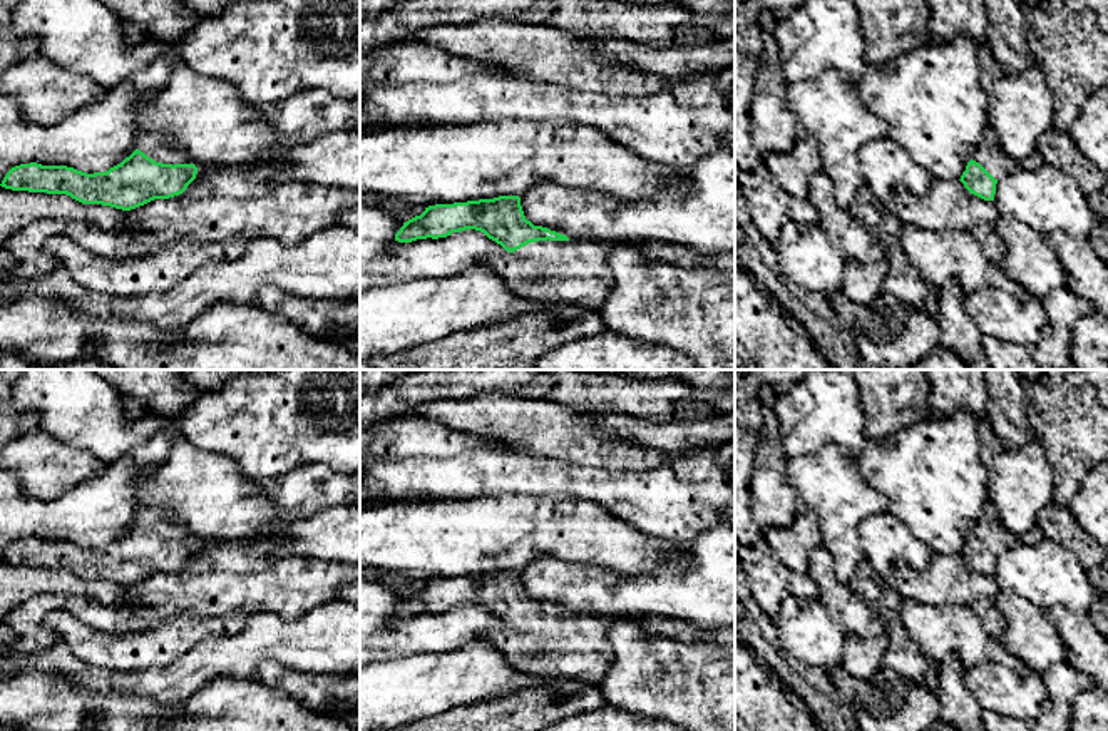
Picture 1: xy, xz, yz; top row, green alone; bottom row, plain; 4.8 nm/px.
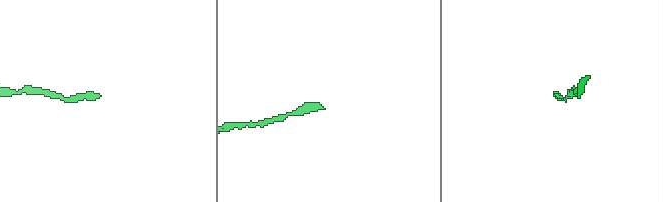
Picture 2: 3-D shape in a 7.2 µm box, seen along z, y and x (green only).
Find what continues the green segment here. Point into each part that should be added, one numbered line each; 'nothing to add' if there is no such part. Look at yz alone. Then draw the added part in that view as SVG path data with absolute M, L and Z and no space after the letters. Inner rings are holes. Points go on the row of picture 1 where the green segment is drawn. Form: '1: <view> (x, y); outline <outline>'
1: yz (990, 154); outline M989 127L972 161L979 162L994 179L1013 174L1021 167L1018 161L1003 152L996 134Z

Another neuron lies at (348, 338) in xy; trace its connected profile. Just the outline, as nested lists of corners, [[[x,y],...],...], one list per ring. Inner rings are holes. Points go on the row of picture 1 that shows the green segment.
[[[345,330],[345,331],[323,331],[316,333],[321,340],[331,340],[336,341],[353,353],[360,355],[360,333]]]

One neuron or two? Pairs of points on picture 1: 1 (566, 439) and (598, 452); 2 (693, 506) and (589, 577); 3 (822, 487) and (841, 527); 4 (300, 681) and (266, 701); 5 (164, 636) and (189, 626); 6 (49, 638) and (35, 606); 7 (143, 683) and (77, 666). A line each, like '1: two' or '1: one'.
1: one
2: two
3: one
4: two
5: one
6: one
7: one

